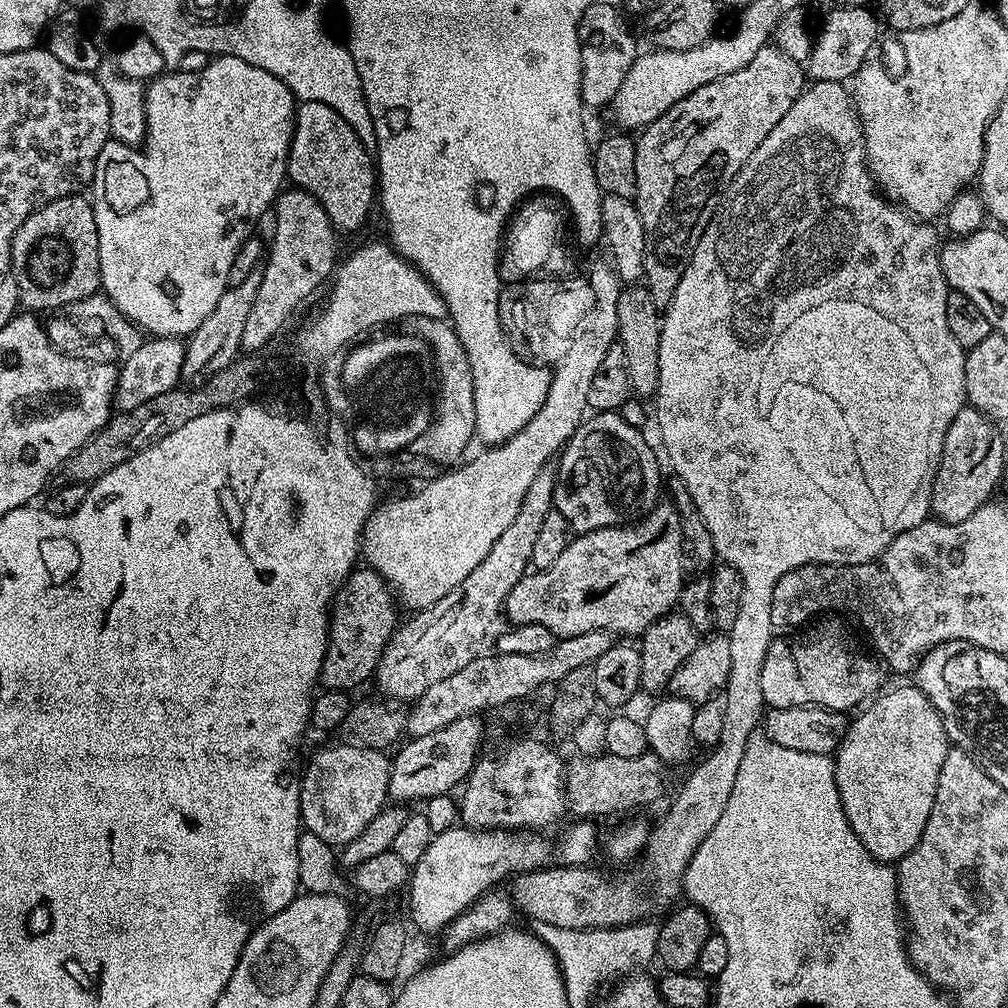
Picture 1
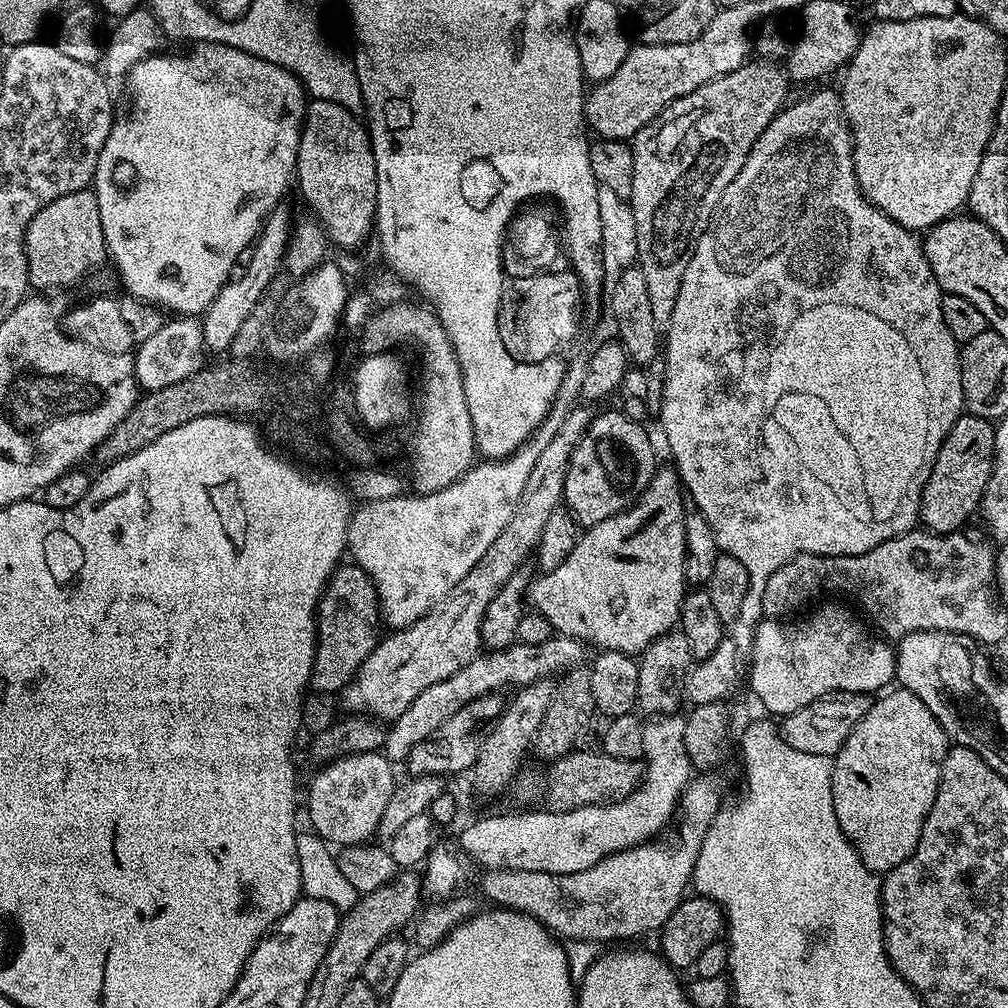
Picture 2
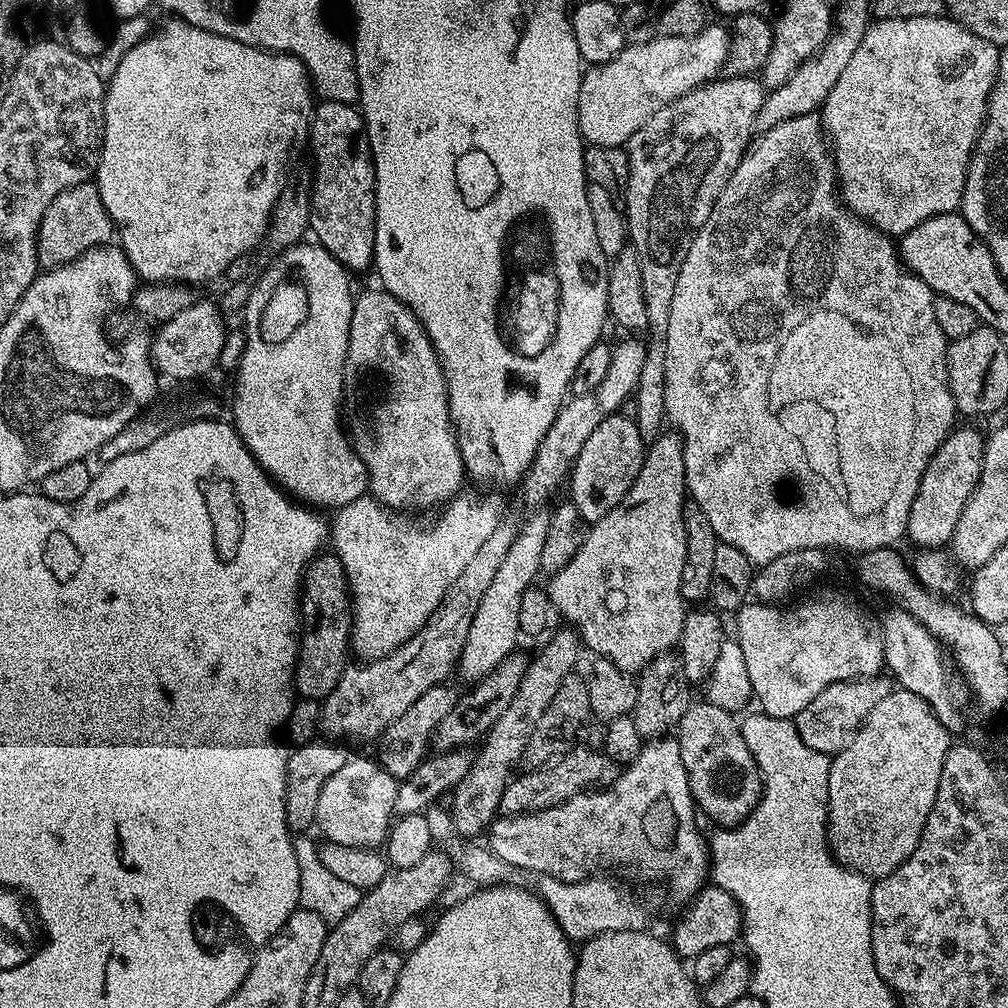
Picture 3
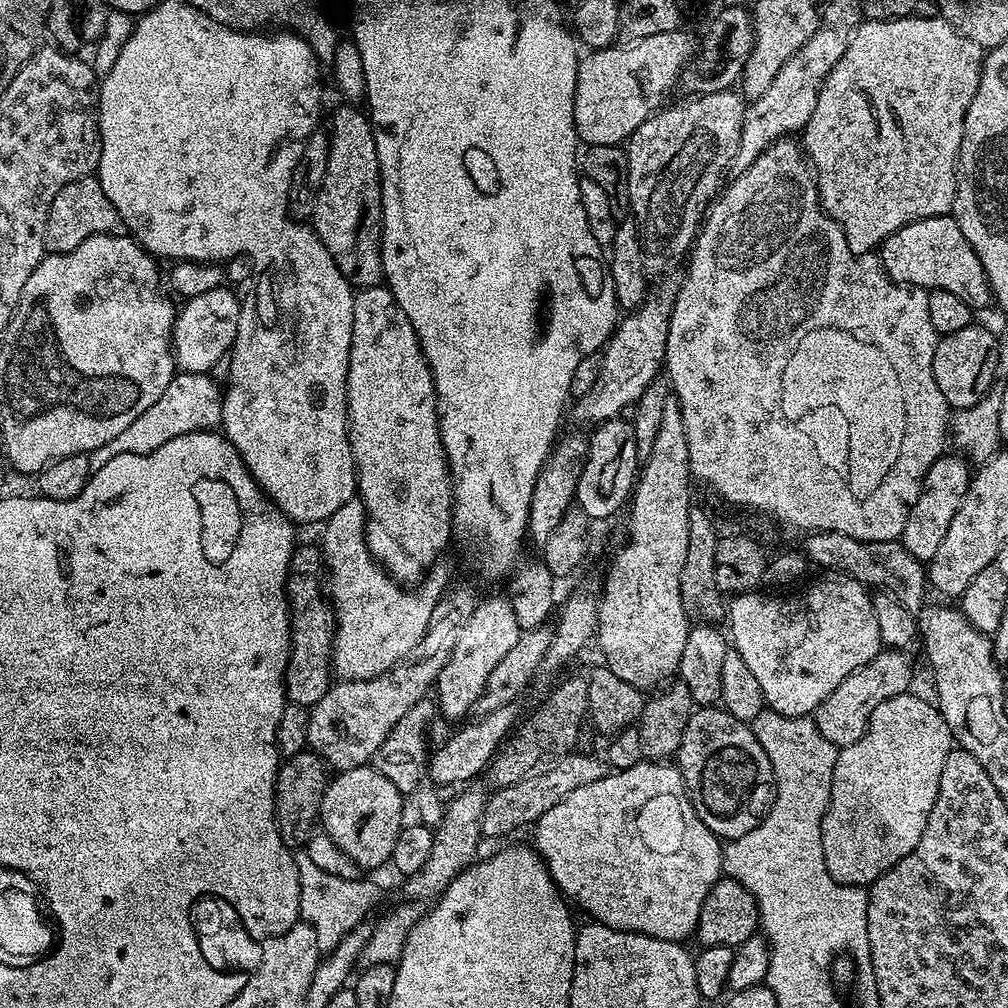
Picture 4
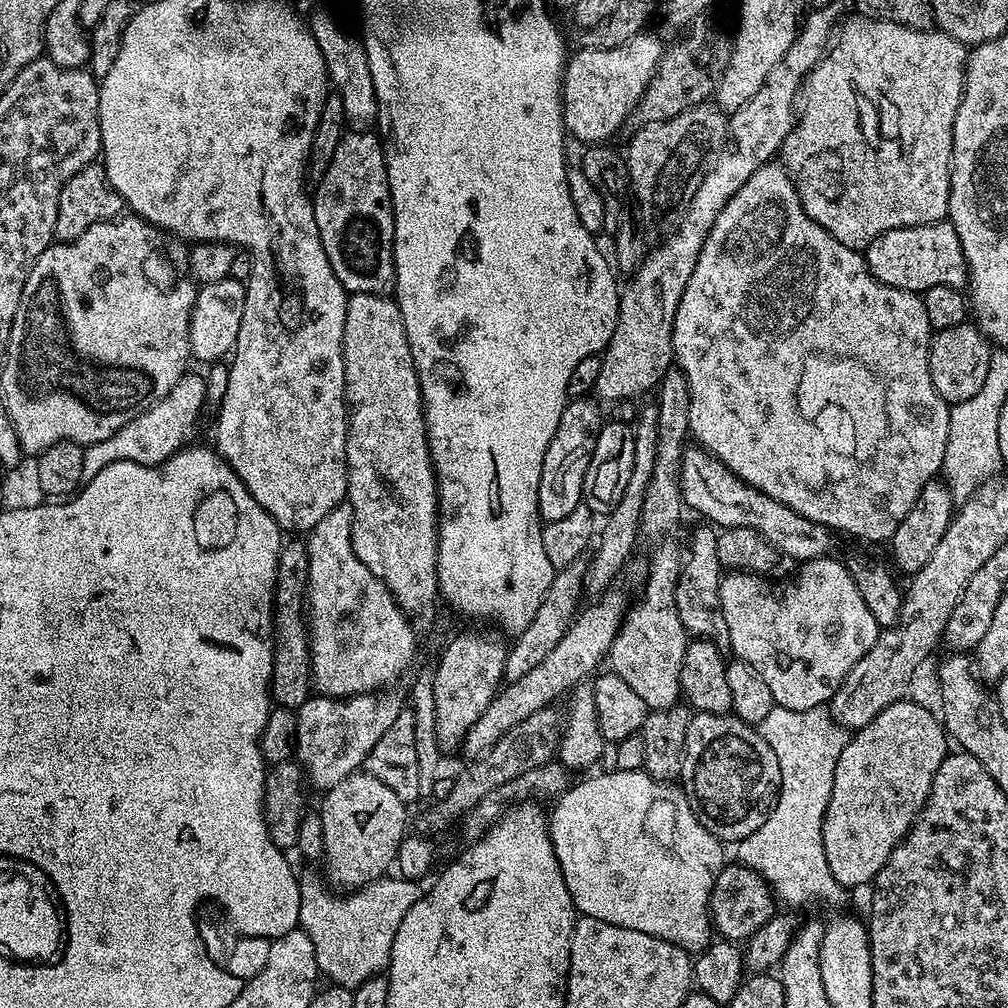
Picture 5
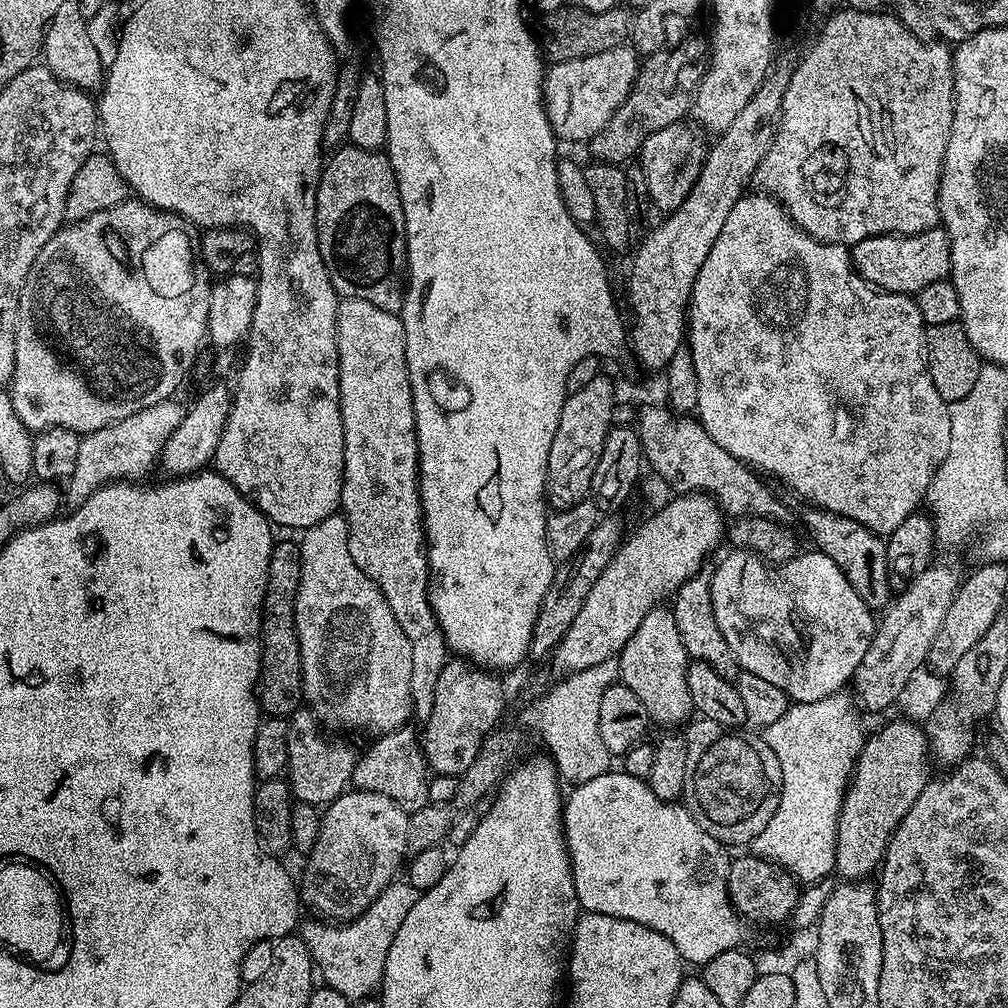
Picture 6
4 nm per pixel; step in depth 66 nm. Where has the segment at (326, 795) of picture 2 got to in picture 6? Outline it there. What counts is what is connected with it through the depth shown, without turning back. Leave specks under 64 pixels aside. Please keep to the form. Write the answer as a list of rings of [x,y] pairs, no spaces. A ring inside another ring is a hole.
[[[346,790],[323,809],[320,818],[318,842],[312,852],[307,853],[308,865],[298,876],[301,901],[313,908],[317,917],[328,922],[347,922],[361,916],[372,903],[397,879],[396,871],[401,871],[405,863],[408,846],[408,818],[390,798],[377,792]]]

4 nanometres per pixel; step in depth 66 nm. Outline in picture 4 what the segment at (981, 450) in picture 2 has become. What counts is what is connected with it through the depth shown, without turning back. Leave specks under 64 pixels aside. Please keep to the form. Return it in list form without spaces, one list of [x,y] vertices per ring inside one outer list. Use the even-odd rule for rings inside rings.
[[[945,454],[939,456],[930,466],[930,470],[924,479],[924,487],[920,489],[918,502],[910,510],[906,518],[906,526],[900,535],[900,543],[914,558],[921,562],[927,562],[938,554],[938,546],[942,546],[942,538],[946,538],[946,530],[950,526],[950,518],[960,505],[960,497],[966,494],[968,481],[970,479],[970,468],[968,472],[969,461],[963,455]]]

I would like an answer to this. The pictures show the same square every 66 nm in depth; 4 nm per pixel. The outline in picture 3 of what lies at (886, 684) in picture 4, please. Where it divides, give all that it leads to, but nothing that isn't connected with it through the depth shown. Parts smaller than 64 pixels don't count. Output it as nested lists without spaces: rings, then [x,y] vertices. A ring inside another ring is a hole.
[[[887,675],[861,676],[858,680],[843,680],[834,686],[826,686],[810,706],[806,706],[794,717],[794,723],[802,742],[812,750],[833,757],[856,737],[856,729],[863,724],[865,718],[894,690],[894,684]]]

